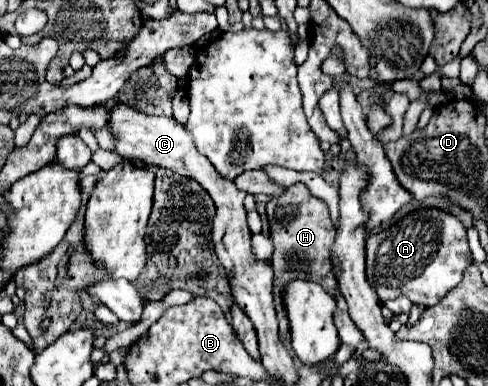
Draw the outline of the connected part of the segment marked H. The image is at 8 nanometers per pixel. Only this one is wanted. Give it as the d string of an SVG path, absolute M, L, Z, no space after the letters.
M303 182L285 190L283 196L271 198L267 204L267 218L269 218L269 236L275 244L273 256L267 260L273 266L273 294L277 300L277 318L279 318L279 332L281 336L289 334L289 320L283 304L283 288L293 280L311 280L323 286L325 292L335 296L337 292L337 278L331 272L329 252L335 240L335 226L329 218L329 208L321 198L311 196Z

